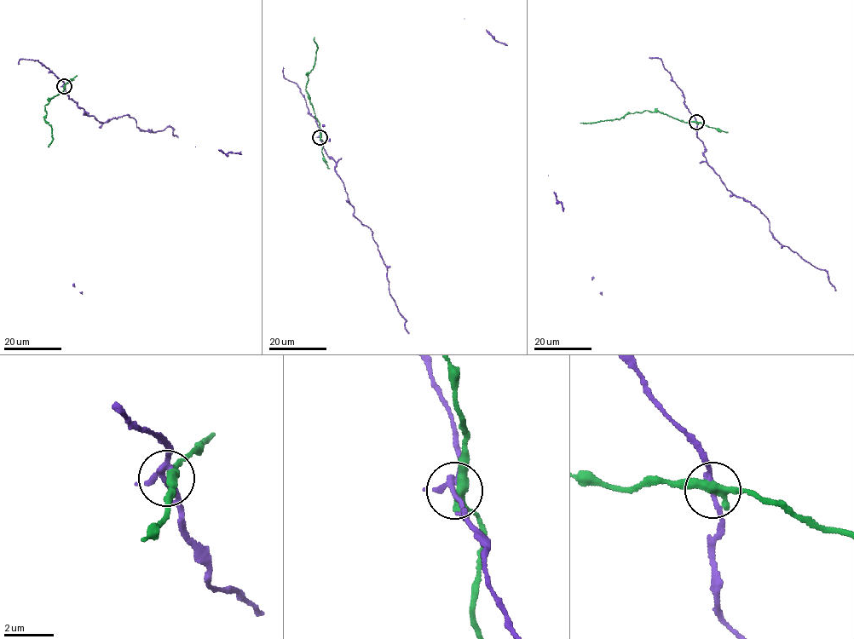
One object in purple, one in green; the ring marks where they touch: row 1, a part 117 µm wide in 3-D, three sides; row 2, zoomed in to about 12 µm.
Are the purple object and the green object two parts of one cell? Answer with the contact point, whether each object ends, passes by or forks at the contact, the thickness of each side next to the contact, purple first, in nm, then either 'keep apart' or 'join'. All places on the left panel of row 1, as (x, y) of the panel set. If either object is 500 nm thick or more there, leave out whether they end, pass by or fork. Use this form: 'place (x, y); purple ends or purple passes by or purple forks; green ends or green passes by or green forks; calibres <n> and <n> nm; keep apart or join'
place (64, 86); purple passes by; green passes by; calibres 240 and 360 nm; keep apart

